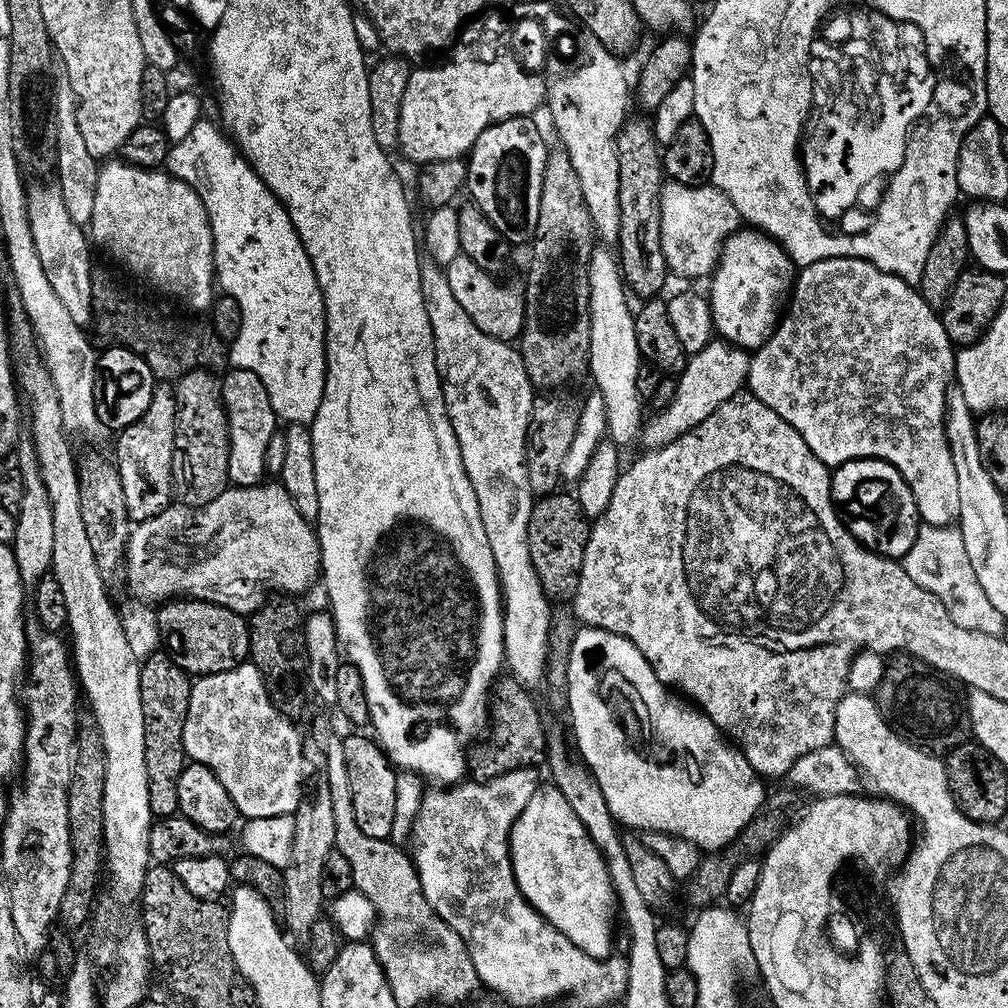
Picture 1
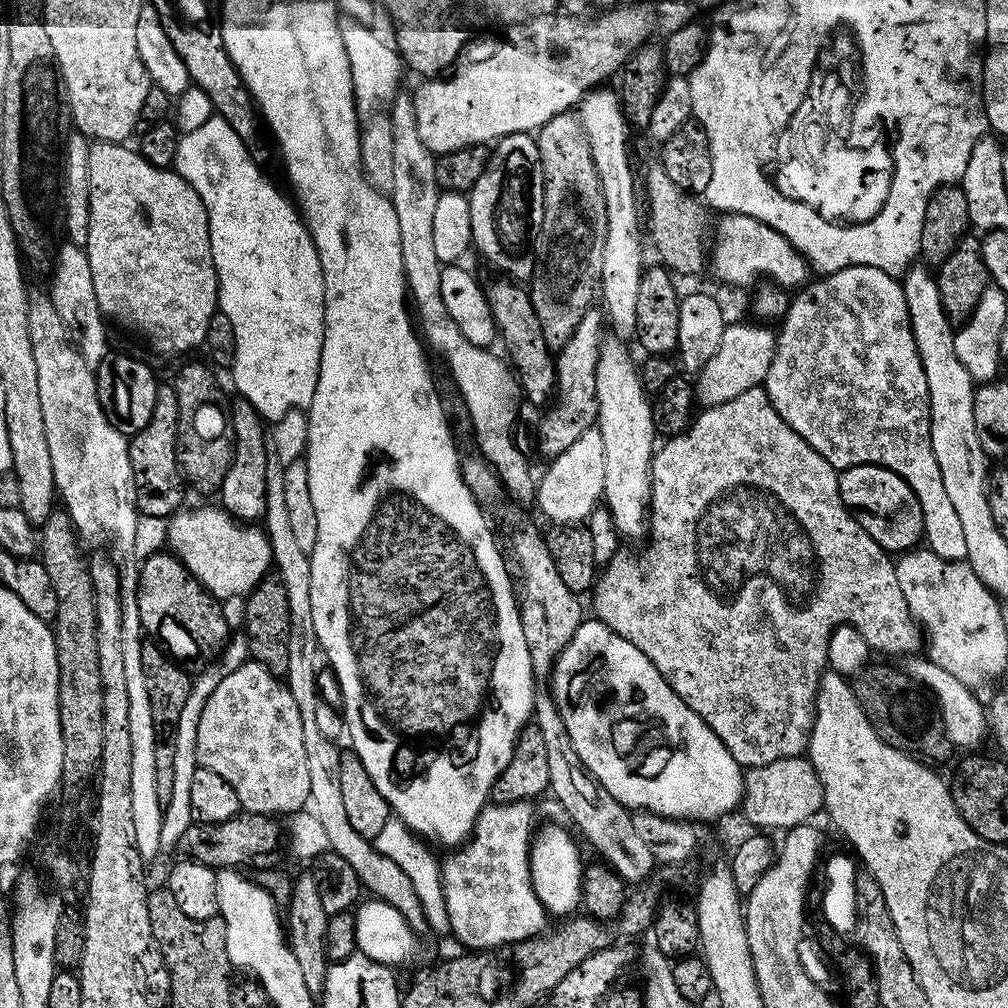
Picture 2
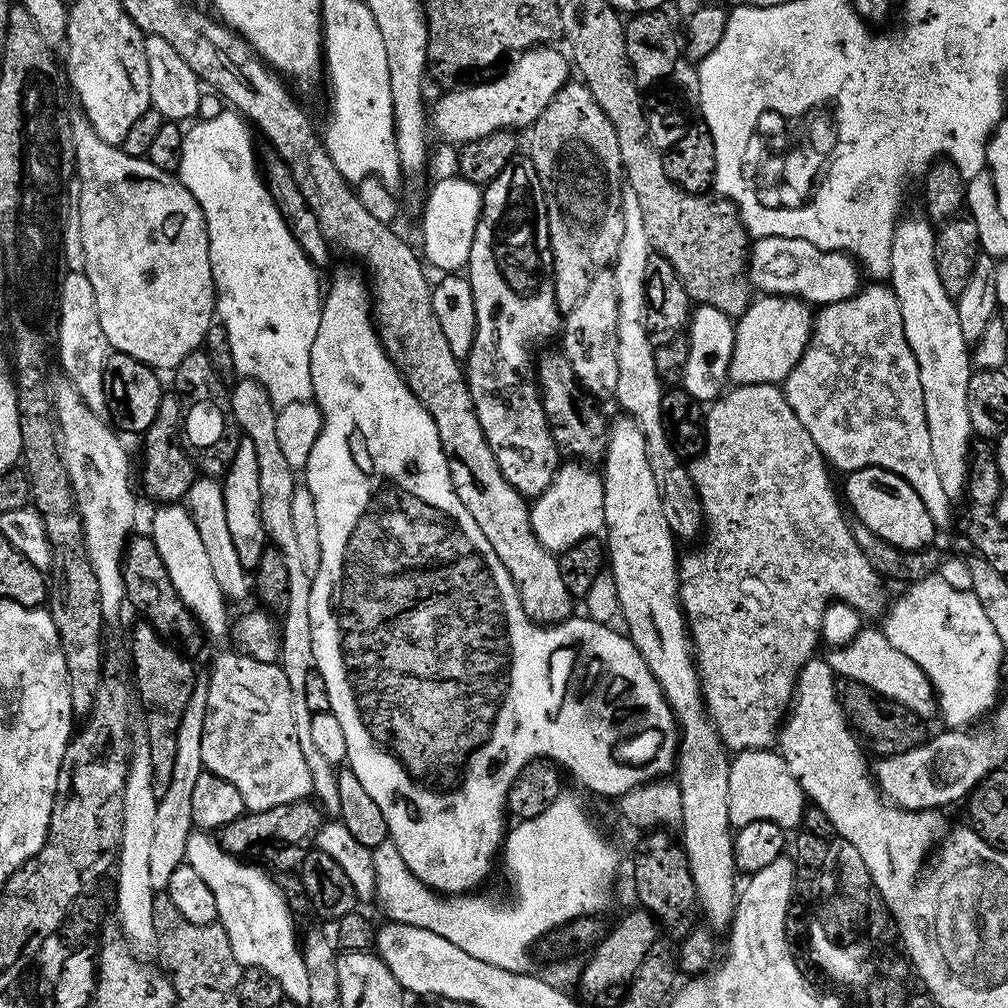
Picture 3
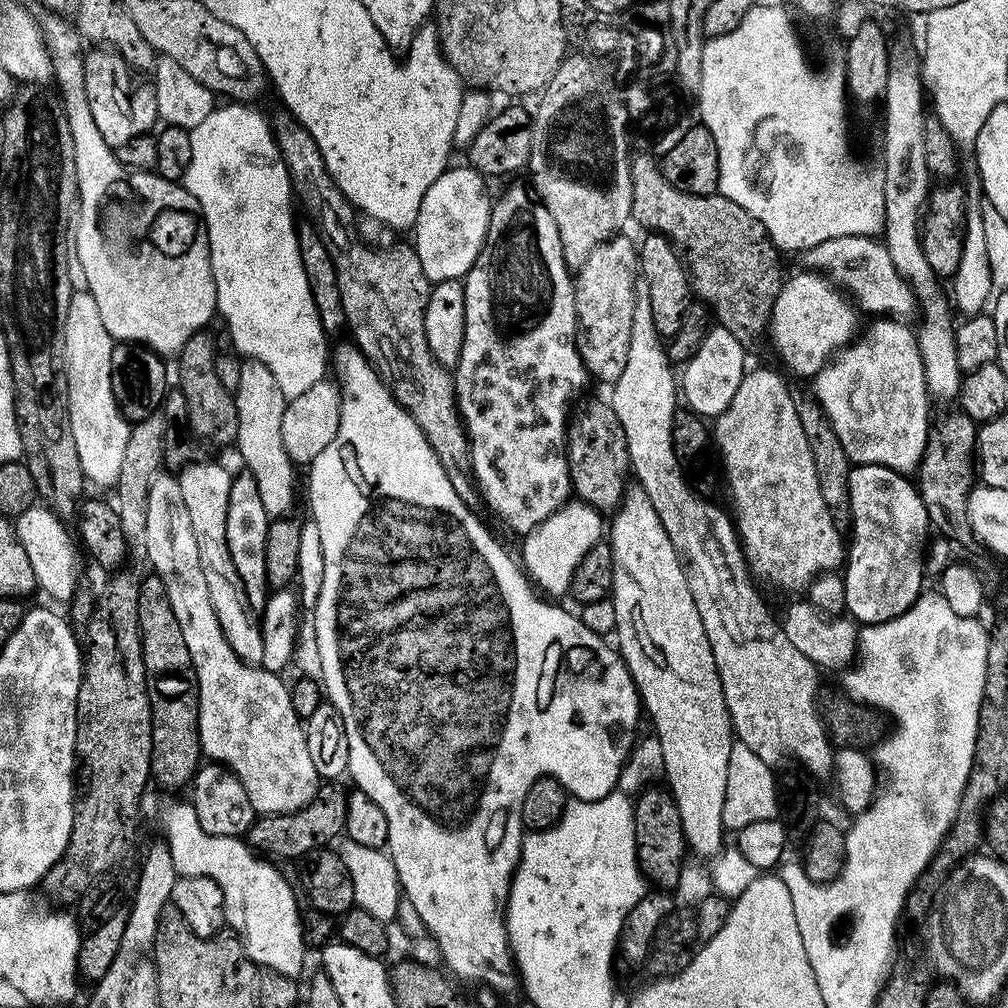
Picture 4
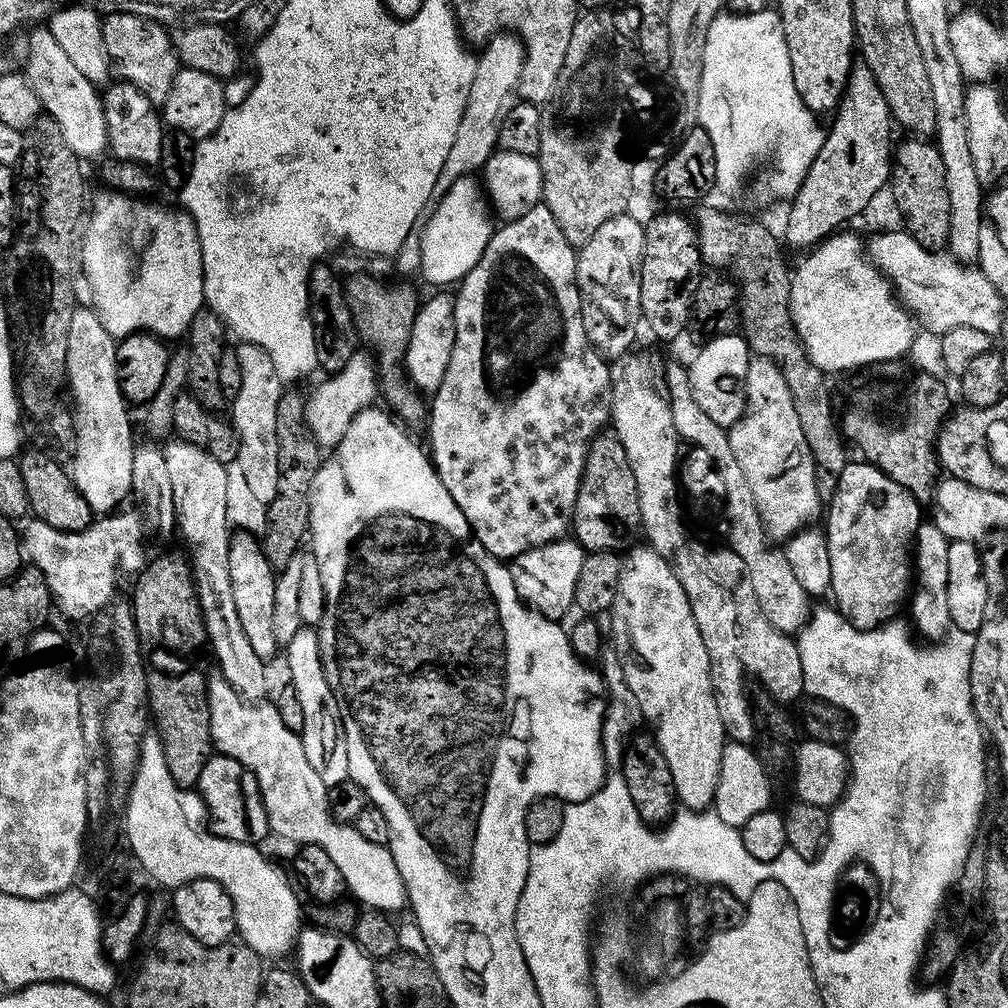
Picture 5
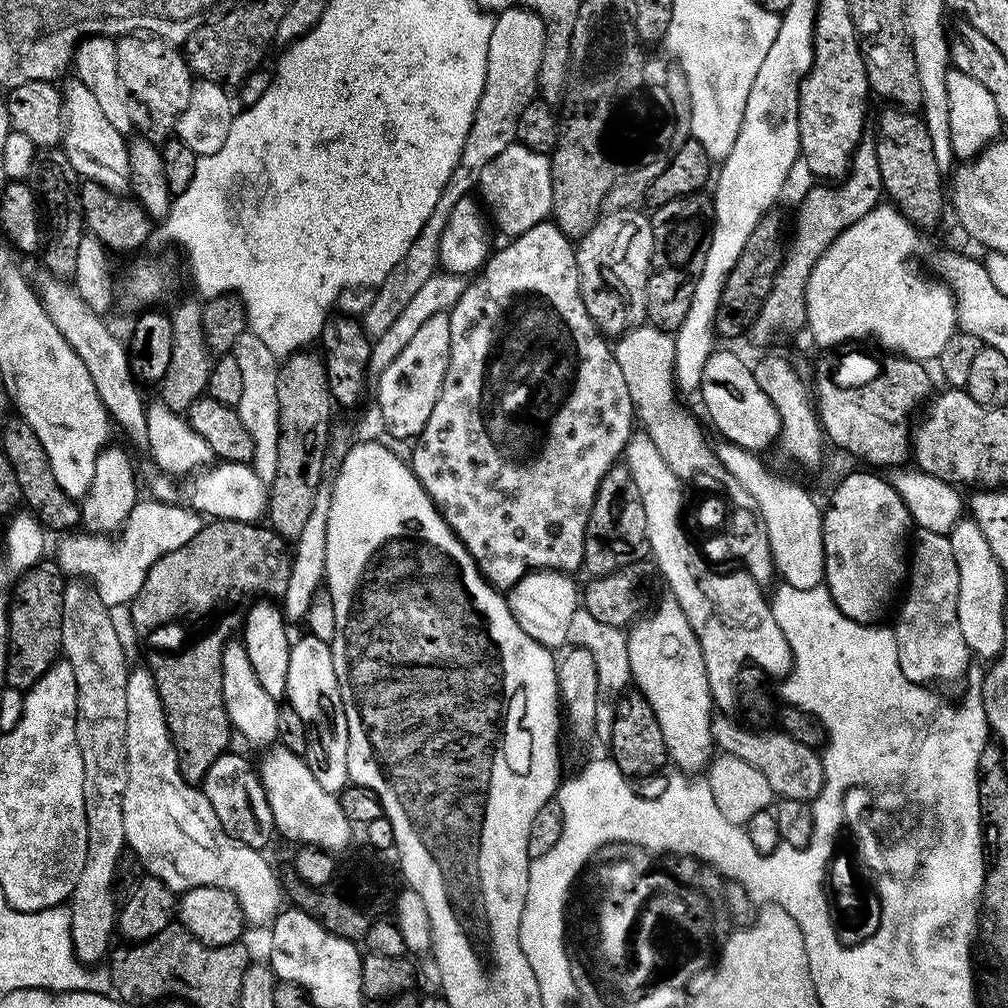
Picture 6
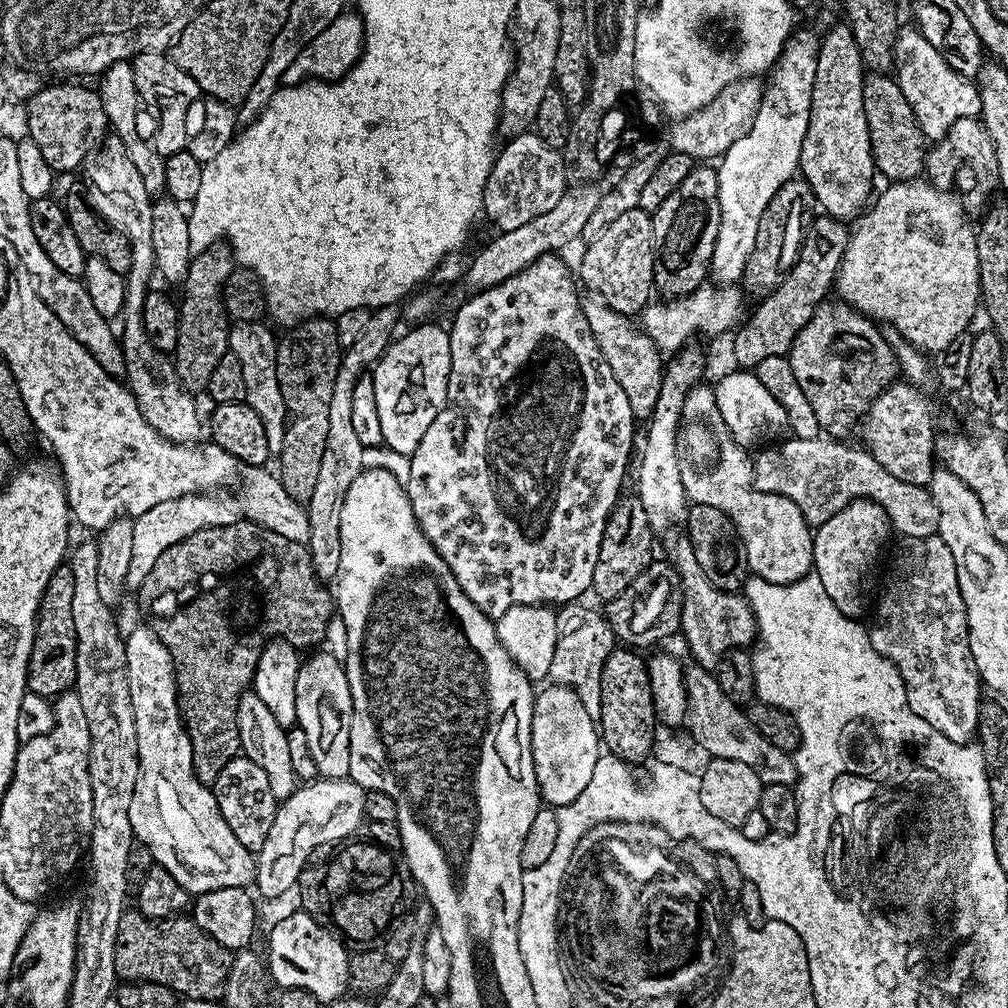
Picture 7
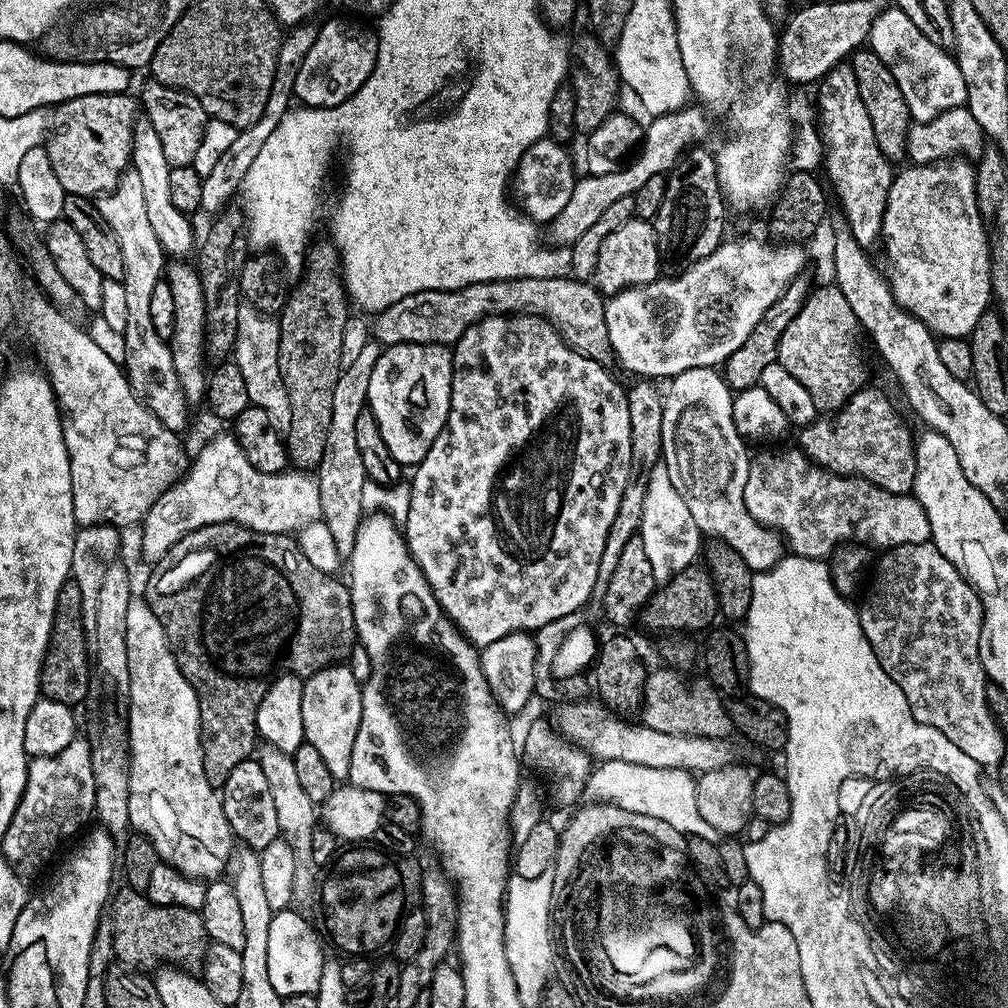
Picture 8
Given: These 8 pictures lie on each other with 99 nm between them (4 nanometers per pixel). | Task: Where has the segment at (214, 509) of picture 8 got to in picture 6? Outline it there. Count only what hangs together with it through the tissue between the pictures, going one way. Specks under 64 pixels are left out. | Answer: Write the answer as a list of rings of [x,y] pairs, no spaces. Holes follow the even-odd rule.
[[[155,498],[147,499],[137,499],[134,510],[128,515],[128,523],[124,525],[119,535],[113,539],[117,539],[113,544],[107,544],[104,541],[107,539],[100,534],[83,534],[84,536],[68,534],[61,539],[65,540],[61,542],[60,549],[54,553],[55,559],[65,573],[76,578],[92,581],[98,598],[109,610],[116,610],[119,604],[131,605],[132,600],[138,594],[138,590],[142,590],[142,582],[146,582],[146,574],[150,574],[150,566],[154,566],[154,562],[158,562],[158,558],[162,558],[170,550],[178,550],[178,546],[186,546],[186,542],[190,542],[190,538],[194,538],[194,534],[198,534],[198,530],[202,530],[205,526],[201,513],[185,506],[183,503],[165,502]]]

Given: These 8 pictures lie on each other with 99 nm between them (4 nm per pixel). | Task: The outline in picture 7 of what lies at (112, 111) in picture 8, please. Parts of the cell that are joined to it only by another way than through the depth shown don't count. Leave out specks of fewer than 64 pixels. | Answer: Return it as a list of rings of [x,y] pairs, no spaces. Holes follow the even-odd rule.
[[[52,82],[41,86],[26,100],[28,109],[27,139],[38,142],[42,158],[52,167],[53,173],[72,172],[89,159],[88,151],[105,139],[109,131],[108,119],[100,101],[99,91],[83,88],[70,82]]]

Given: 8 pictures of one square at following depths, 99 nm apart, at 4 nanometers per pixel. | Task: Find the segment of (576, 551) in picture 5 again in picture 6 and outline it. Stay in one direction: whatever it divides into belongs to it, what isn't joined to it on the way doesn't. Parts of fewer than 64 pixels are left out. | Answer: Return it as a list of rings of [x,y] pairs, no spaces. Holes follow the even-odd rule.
[[[537,569],[507,591],[506,599],[519,628],[546,648],[558,650],[567,643],[572,615],[580,608],[580,590],[573,580],[567,573]]]

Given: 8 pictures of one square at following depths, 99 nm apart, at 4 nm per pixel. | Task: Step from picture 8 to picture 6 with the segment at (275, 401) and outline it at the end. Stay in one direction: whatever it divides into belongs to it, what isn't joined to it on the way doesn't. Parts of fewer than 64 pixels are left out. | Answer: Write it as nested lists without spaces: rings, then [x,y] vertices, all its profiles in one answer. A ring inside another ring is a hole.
[[[250,330],[244,331],[234,342],[231,356],[242,373],[242,398],[236,403],[238,418],[246,425],[246,430],[254,438],[254,458],[252,469],[265,486],[274,482],[274,474],[278,474],[278,434],[280,433],[280,411],[278,410],[278,374],[280,364],[266,342],[258,338]]]

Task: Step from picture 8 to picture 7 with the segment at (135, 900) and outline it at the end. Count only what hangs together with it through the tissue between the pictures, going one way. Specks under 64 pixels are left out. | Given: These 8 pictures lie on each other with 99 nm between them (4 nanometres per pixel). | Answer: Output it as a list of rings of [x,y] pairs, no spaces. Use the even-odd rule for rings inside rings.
[[[125,910],[118,918],[118,938],[114,942],[116,975],[124,982],[161,984],[189,1000],[215,1000],[224,996],[224,985],[232,969],[233,949],[210,938],[187,915],[169,916],[166,920],[148,920],[139,910]]]

